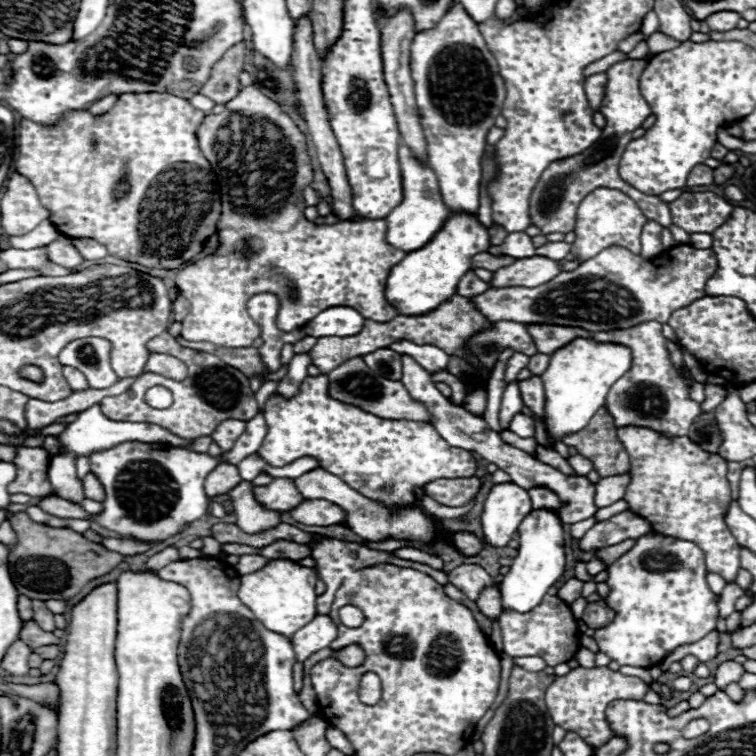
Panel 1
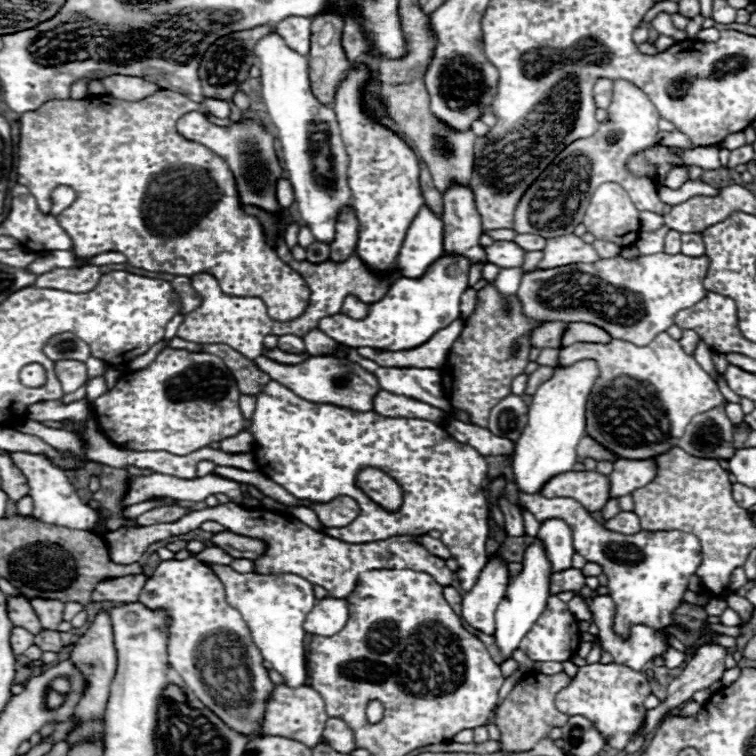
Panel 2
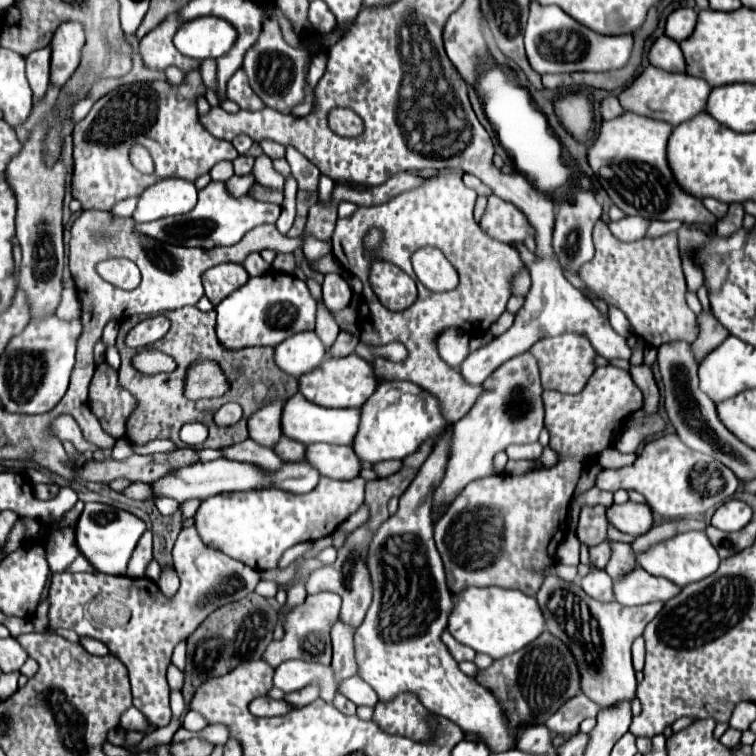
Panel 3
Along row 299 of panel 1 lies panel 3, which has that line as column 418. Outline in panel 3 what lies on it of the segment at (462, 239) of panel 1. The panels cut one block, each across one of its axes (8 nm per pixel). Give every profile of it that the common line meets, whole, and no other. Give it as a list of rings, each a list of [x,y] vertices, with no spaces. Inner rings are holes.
[[[380,382],[360,412],[362,422],[352,448],[360,460],[370,464],[384,460],[404,460],[406,456],[414,454],[426,440],[436,442],[450,426],[450,422],[442,416],[438,398],[434,400],[434,396],[422,392],[422,388],[410,382]]]

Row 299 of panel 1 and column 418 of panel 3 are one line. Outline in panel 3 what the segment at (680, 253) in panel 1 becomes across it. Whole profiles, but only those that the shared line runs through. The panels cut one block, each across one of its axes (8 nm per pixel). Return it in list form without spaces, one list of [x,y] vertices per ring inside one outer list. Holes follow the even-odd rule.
[[[450,428],[448,434],[438,438],[432,454],[400,496],[398,512],[380,524],[368,544],[366,568],[374,598],[362,626],[354,634],[358,676],[374,688],[380,702],[390,702],[398,694],[412,692],[430,712],[452,720],[466,734],[482,738],[492,752],[506,752],[516,746],[514,726],[504,716],[494,694],[458,668],[458,662],[440,638],[448,628],[452,594],[446,586],[444,566],[432,538],[430,496],[438,480],[442,480],[448,448]]]

